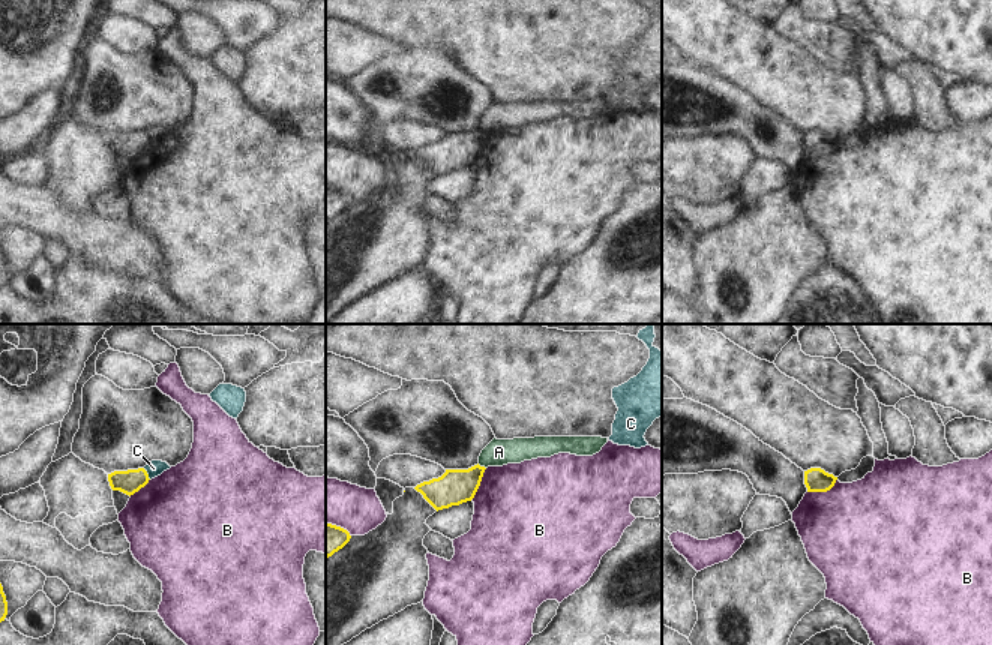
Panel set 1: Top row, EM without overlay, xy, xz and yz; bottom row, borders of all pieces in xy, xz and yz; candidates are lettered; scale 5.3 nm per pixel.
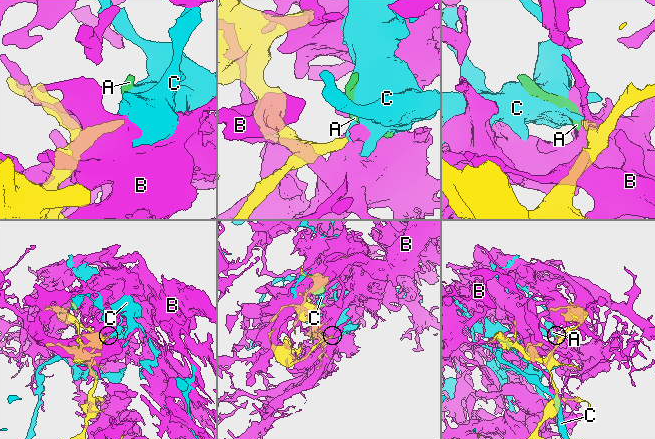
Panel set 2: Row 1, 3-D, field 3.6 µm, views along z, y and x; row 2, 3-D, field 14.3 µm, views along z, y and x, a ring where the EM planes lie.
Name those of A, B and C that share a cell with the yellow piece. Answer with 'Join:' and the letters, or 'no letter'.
Join: no letter.

